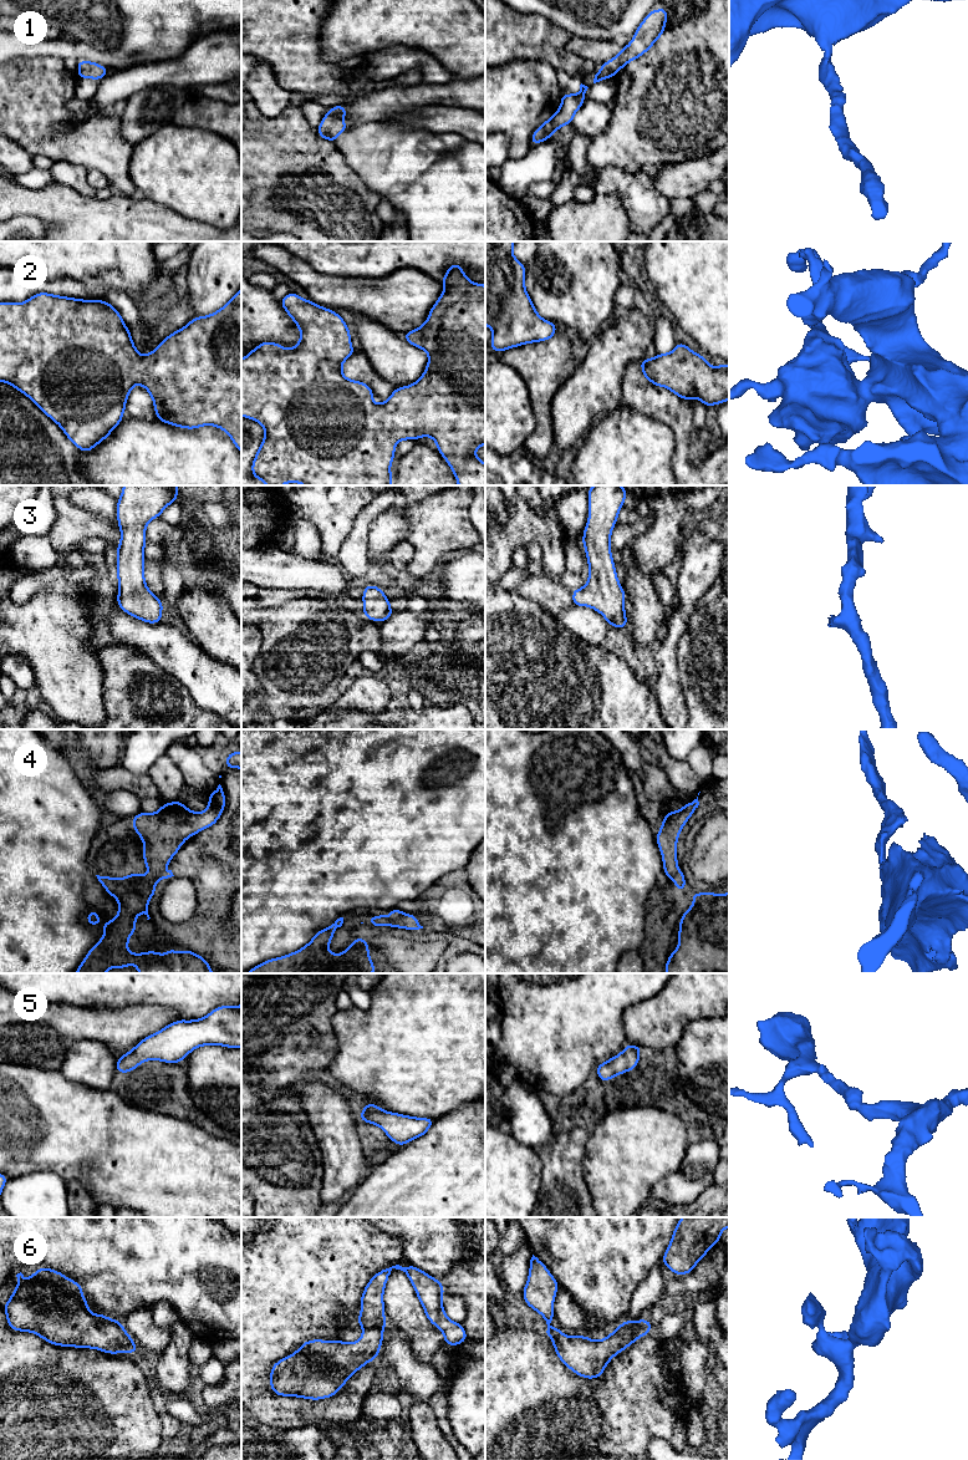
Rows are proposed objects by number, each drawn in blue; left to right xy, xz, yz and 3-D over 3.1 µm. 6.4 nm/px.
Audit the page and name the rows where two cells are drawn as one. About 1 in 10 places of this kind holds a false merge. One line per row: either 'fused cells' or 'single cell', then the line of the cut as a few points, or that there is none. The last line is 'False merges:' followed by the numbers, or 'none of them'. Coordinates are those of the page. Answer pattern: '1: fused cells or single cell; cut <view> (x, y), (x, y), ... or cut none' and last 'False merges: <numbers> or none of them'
1: single cell; cut none
2: single cell; cut none
3: single cell; cut none
4: single cell; cut none
5: single cell; cut none
6: single cell; cut none
False merges: none of them

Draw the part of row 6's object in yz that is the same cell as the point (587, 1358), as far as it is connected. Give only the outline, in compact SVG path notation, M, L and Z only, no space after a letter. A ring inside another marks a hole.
M533 1255L528 1282L521 1292L524 1301L544 1317L547 1324L546 1333L559 1359L570 1370L585 1379L601 1378L606 1365L615 1355L652 1331L651 1322L645 1318L640 1321L627 1319L600 1341L593 1341L582 1334L566 1336L560 1332L557 1326L550 1327L551 1321L555 1319L554 1299L559 1287L560 1285L547 1267Z

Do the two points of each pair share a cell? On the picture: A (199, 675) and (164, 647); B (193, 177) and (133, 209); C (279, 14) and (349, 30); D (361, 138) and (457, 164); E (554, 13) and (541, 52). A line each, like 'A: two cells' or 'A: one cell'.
A: one cell
B: two cells
C: two cells
D: one cell
E: two cells

